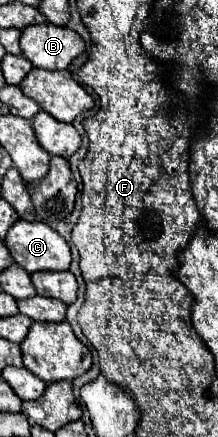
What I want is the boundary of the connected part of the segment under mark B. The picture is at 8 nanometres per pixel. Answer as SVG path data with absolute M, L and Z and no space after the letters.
M26 26L20 36L20 48L36 68L66 70L70 62L84 52L82 38L66 26Z

